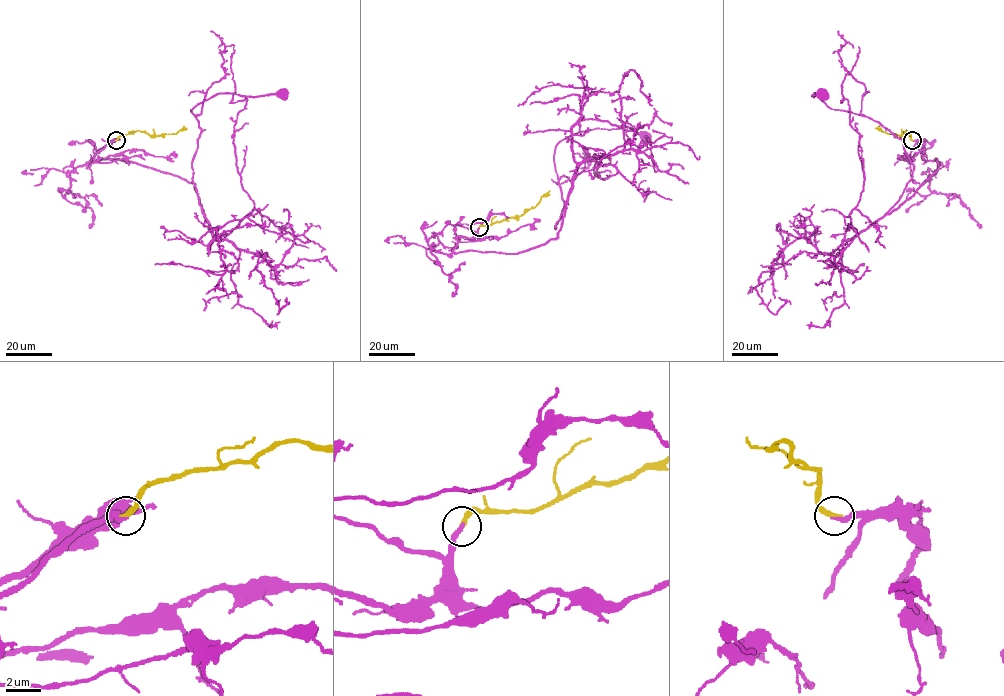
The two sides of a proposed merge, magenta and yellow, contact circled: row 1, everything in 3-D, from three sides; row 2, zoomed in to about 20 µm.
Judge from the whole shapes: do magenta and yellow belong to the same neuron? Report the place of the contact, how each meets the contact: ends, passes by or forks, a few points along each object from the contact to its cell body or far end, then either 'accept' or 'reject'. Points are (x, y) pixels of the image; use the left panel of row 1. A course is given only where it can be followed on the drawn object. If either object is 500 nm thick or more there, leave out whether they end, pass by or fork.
at (116, 140); magenta ends there; yellow ends there; magenta runs (116, 140), (91, 161), (180, 176), (203, 213), (191, 110), (219, 93), (283, 94); yellow runs (116, 140), (137, 131), (151, 136), (175, 134), (186, 128); accept

